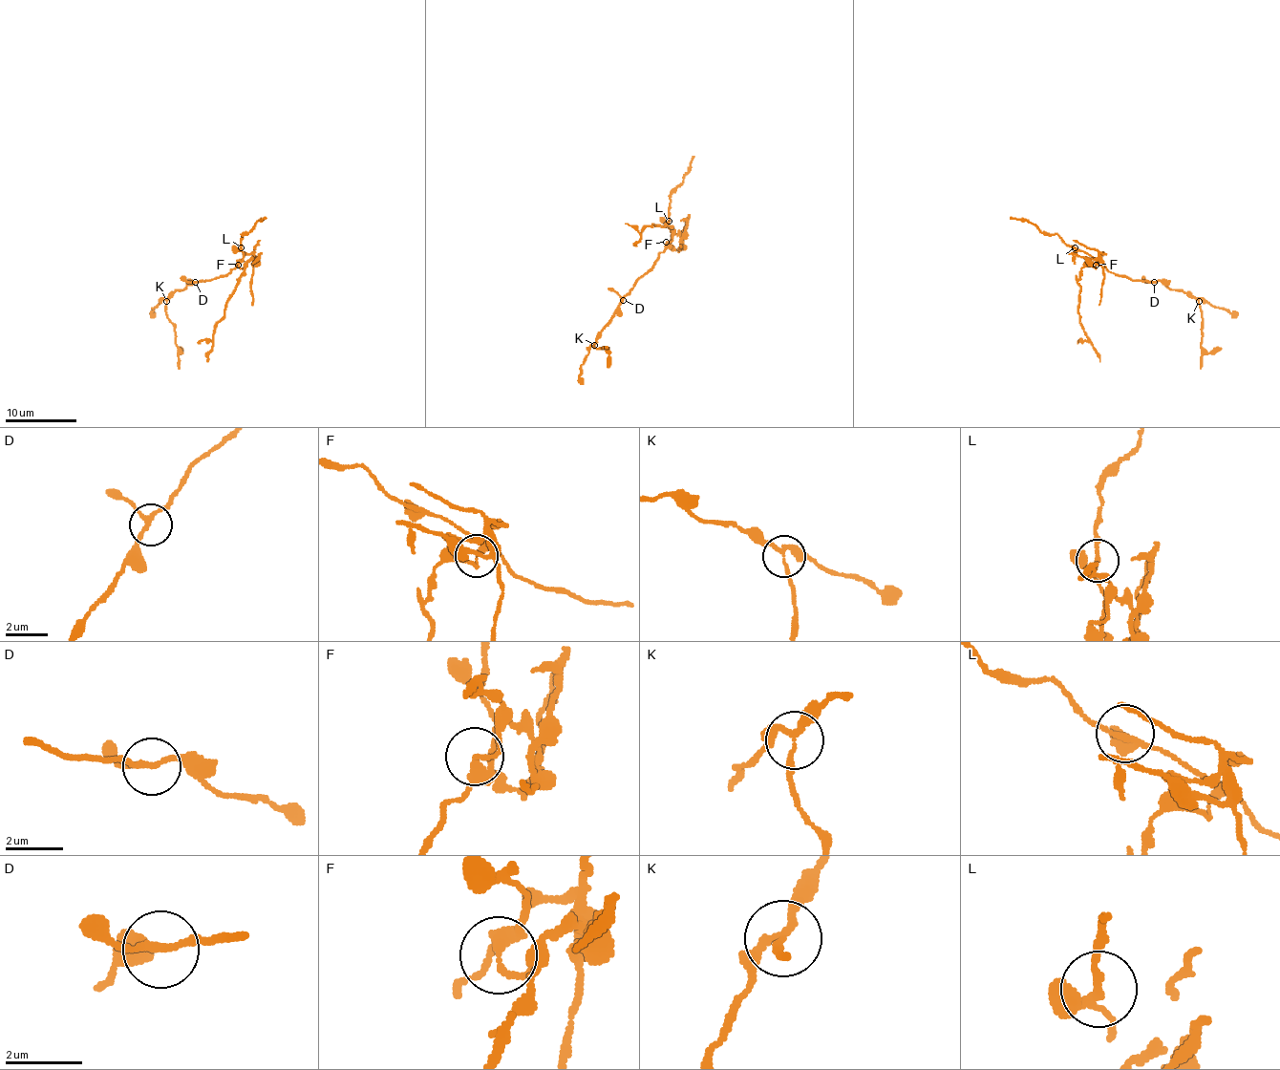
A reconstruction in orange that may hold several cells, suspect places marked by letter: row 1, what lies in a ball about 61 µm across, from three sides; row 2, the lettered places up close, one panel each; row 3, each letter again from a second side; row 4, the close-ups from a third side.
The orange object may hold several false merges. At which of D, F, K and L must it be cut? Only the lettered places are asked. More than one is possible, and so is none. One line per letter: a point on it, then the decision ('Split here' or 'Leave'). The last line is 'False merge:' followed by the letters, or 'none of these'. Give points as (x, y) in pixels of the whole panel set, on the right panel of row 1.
D: Place: (1154, 282). Leave
F: Place: (1096, 265). Split here
K: Place: (1199, 301). Split here
L: Place: (1075, 247). Leave
False merge: F, K

